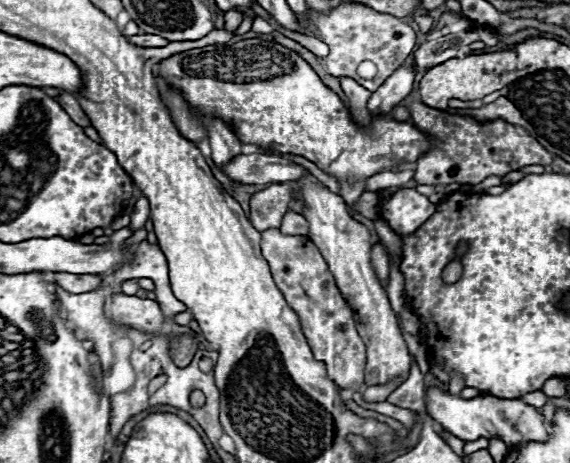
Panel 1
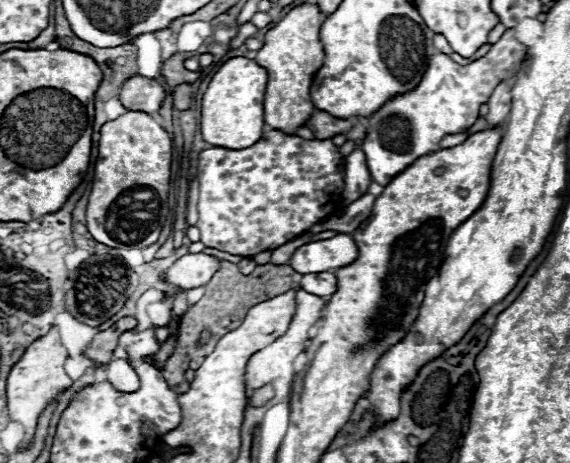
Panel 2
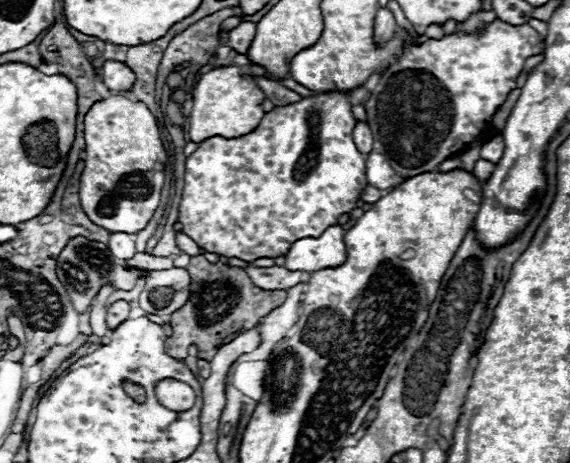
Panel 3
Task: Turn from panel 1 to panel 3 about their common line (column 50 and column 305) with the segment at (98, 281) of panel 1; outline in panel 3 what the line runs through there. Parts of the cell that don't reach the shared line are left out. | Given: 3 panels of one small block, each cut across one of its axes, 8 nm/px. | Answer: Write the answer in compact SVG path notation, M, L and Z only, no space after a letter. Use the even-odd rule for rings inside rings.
M272 266L272 268L246 268L248 276L258 288L264 290L288 290L300 282L306 280L304 272L290 272L284 266Z

